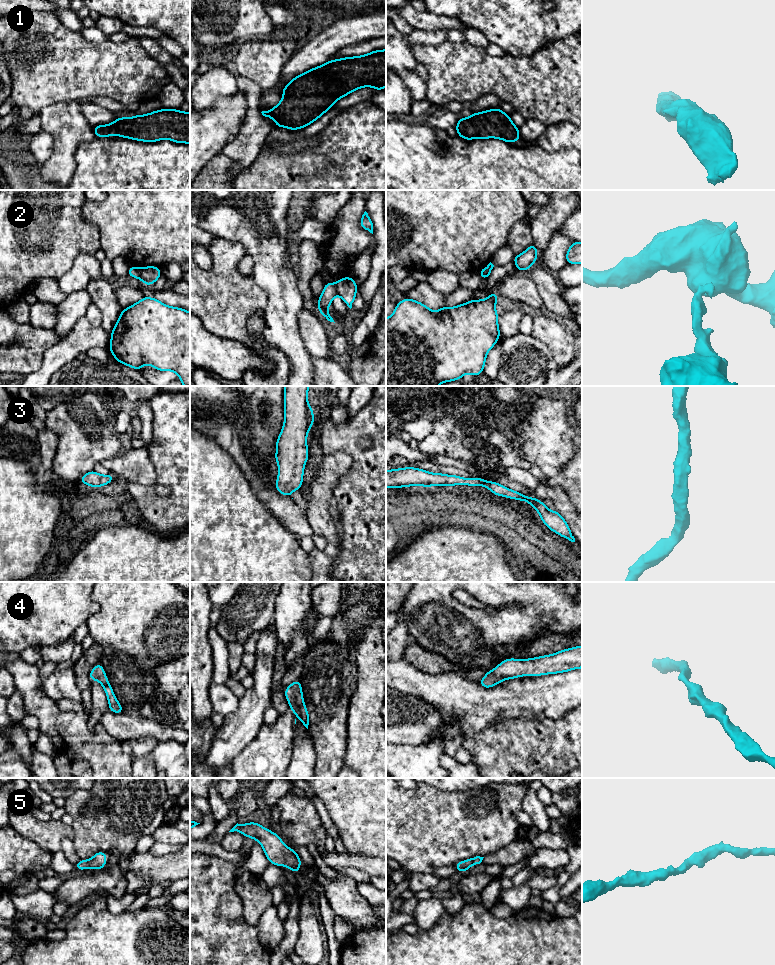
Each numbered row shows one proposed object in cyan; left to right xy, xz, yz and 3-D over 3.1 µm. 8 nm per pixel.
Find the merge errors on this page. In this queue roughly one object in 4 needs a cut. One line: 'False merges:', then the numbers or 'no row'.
False merges: 2

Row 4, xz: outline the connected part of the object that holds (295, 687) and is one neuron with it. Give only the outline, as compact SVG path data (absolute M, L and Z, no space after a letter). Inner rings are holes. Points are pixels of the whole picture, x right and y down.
M300 679L294 681L287 688L285 688L284 694L290 705L290 710L295 713L295 715L300 719L301 723L308 729L310 716L306 710L303 700Z

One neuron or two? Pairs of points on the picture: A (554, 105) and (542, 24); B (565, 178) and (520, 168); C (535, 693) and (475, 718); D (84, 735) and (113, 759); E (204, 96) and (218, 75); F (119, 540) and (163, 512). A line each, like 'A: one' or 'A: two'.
A: two
B: one
C: one
D: one
E: one
F: two

